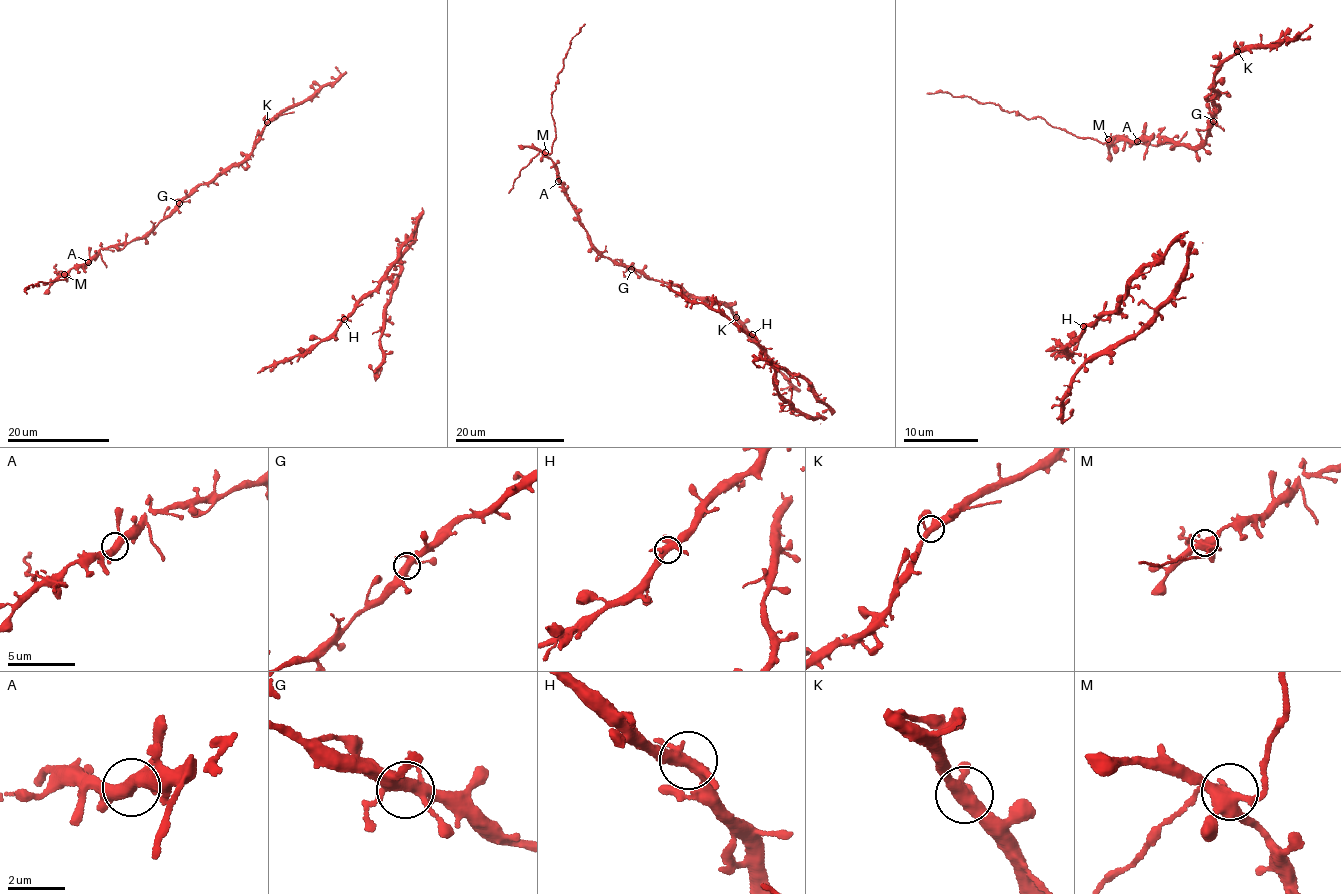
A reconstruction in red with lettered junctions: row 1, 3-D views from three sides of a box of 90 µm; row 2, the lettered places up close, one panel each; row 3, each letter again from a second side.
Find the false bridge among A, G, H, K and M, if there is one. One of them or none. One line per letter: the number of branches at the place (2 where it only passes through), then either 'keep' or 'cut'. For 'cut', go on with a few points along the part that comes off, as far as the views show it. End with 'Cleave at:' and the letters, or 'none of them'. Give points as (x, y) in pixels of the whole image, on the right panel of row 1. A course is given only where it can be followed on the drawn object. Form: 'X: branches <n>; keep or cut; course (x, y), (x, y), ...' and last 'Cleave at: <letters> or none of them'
A: branches 3; keep
G: branches 5; keep
H: branches 4; keep
K: branches 4; keep
M: branches 5; cut; course (1108, 139), (1101, 141), (1081, 138), (1041, 119), (1007, 112), (998, 105), (958, 95), (927, 93)
Cleave at: M

